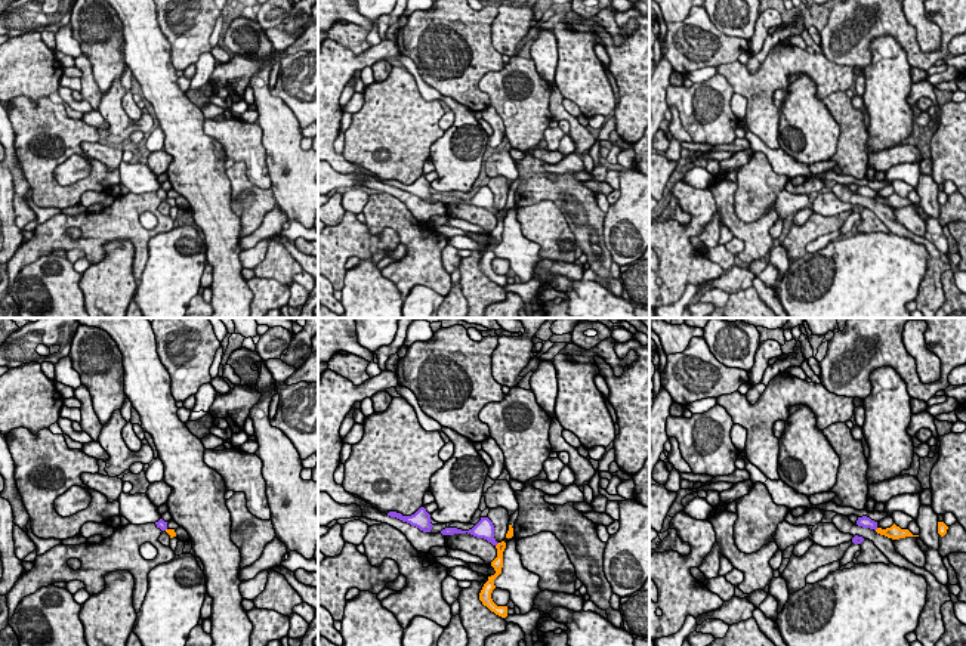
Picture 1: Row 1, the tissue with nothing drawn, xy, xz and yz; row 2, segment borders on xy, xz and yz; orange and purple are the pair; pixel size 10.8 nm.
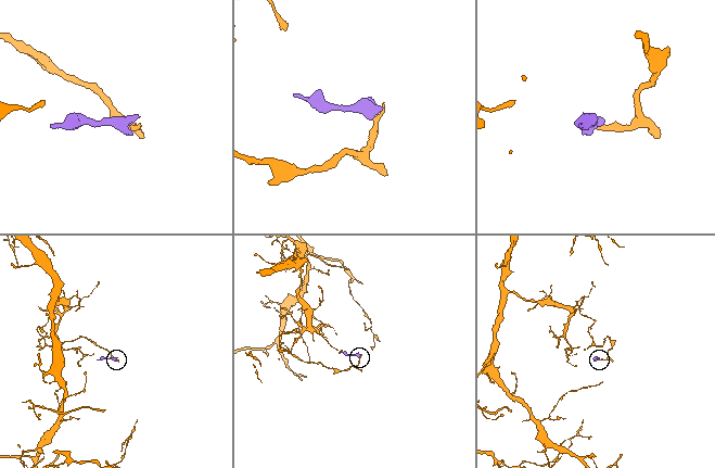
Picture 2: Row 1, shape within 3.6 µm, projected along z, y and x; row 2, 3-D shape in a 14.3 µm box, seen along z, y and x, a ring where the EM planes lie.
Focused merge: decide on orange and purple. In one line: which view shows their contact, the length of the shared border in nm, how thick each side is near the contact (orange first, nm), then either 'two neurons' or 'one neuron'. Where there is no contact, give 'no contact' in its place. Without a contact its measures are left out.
xz | 60 nm | 130/200 nm | two neurons

